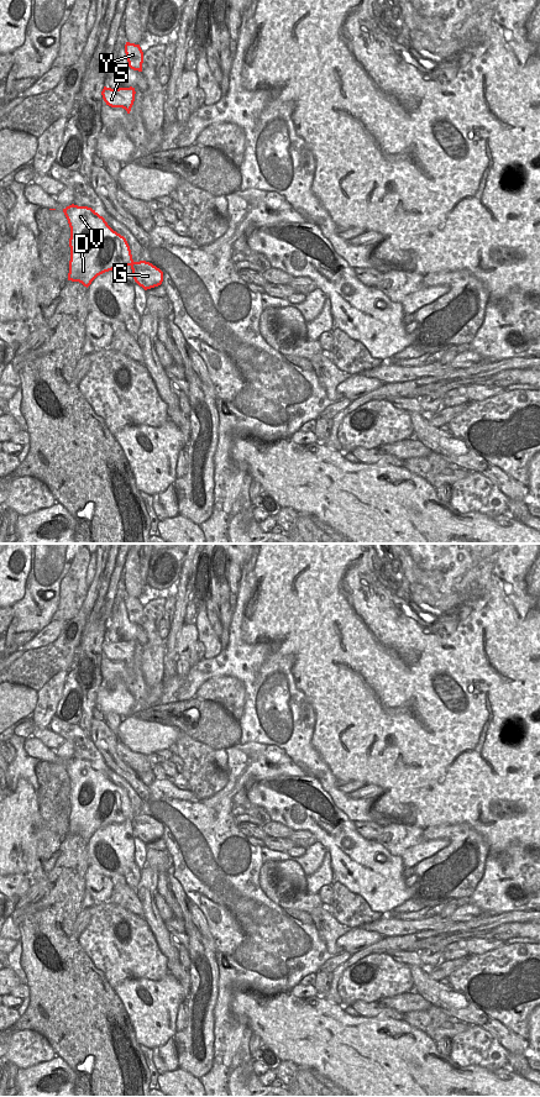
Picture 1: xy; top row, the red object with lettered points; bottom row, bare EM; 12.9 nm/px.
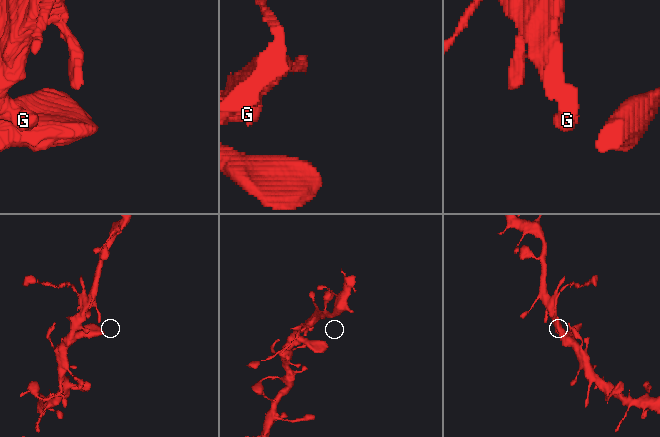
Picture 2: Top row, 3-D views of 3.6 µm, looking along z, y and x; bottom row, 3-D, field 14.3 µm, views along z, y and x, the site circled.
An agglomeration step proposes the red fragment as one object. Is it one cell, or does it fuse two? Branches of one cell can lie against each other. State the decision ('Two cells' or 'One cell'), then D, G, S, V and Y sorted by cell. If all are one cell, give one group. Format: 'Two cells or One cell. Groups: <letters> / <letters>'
One cell. Groups: D G S V Y

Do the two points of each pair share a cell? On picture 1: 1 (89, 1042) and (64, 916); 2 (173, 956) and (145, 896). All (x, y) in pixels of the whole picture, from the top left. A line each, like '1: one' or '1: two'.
1: one
2: one

